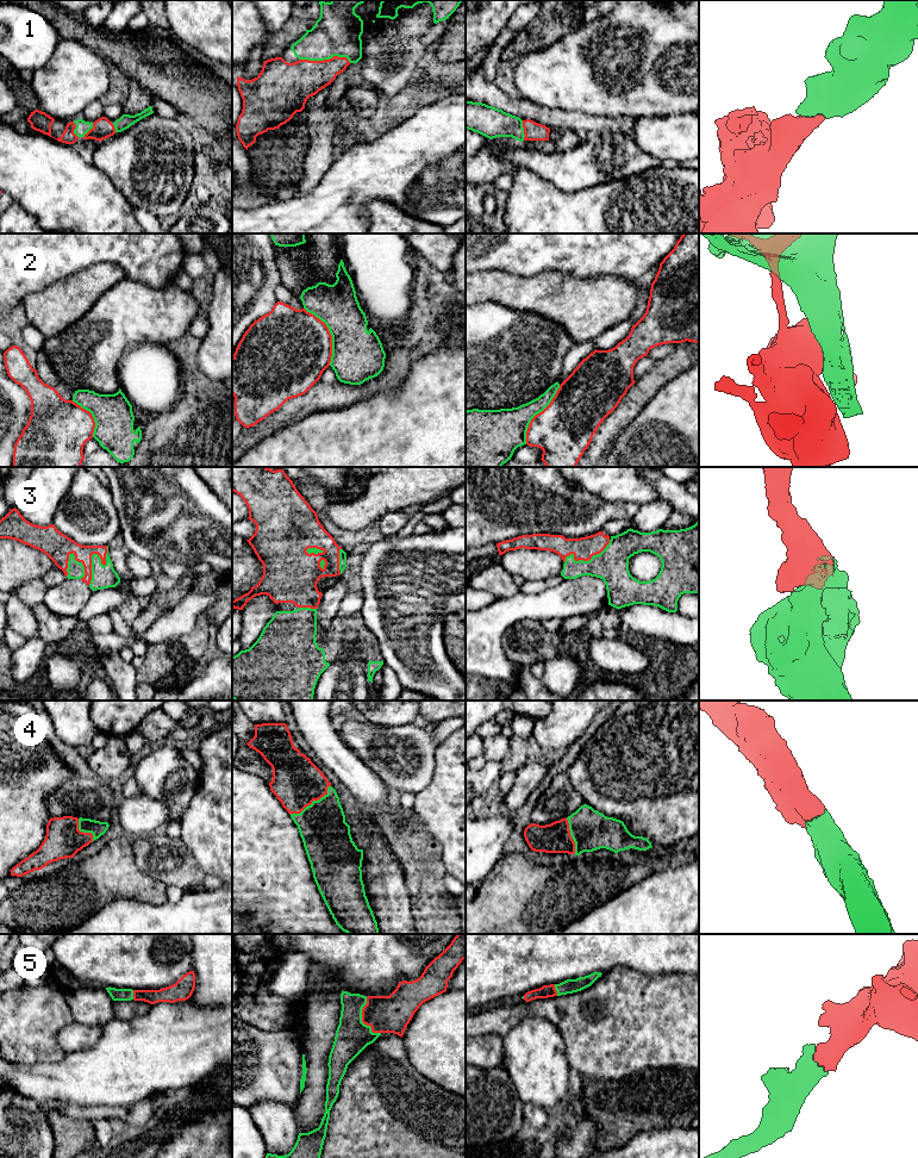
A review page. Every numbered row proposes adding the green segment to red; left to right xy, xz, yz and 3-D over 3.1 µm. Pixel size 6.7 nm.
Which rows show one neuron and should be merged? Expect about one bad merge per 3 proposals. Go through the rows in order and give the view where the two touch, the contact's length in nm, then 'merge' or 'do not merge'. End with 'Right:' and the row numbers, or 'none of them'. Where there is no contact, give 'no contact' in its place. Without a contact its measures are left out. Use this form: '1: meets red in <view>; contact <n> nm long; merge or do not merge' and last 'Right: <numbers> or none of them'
1: meets red in xz; contact 360 nm long; merge
2: meets red in xz; contact 440 nm long; do not merge
3: meets red in xy; contact 300 nm long; merge
4: meets red in xz; contact 340 nm long; merge
5: meets red in xz; contact 260 nm long; merge
Right: 1, 3, 4, 5

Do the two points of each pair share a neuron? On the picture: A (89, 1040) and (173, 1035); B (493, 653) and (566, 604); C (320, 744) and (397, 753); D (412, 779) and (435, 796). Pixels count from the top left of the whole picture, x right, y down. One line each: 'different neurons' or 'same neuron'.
A: different neurons
B: same neuron
C: different neurons
D: different neurons

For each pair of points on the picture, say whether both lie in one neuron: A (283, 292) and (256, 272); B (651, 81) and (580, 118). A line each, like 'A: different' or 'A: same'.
A: different
B: different

